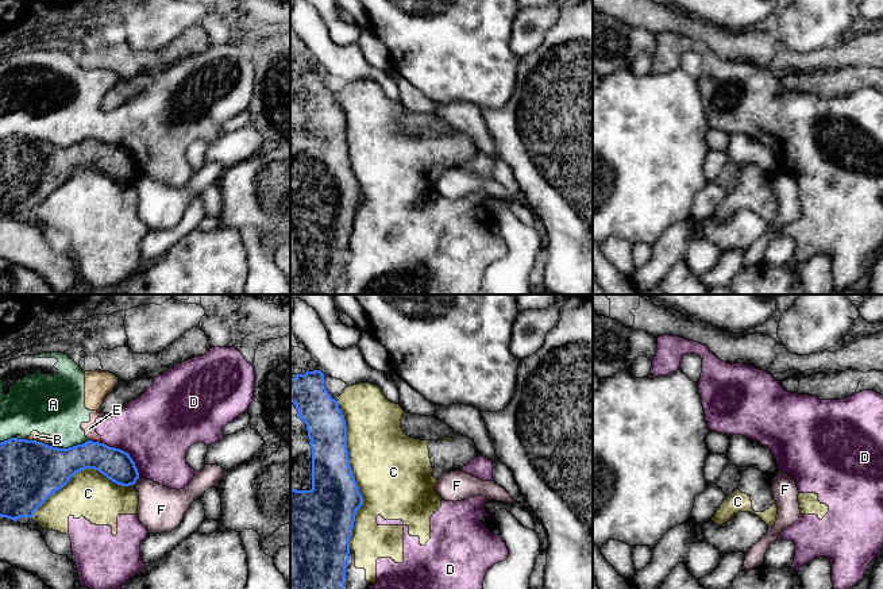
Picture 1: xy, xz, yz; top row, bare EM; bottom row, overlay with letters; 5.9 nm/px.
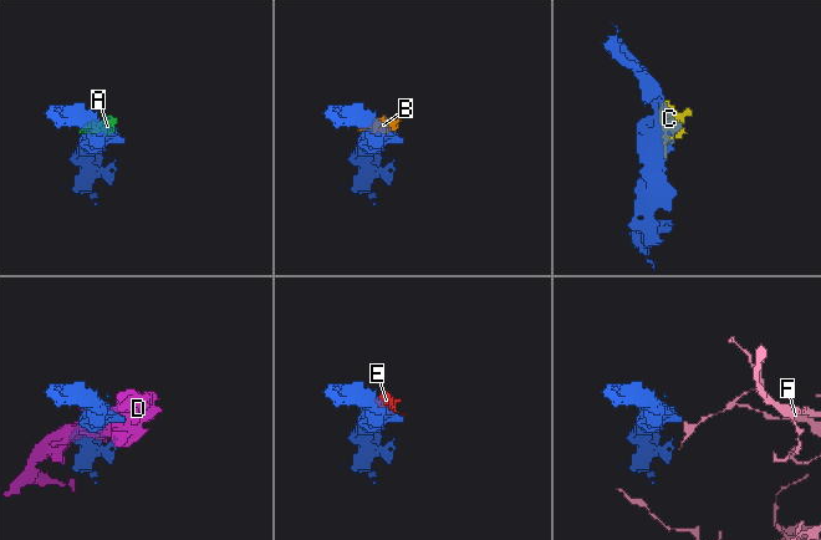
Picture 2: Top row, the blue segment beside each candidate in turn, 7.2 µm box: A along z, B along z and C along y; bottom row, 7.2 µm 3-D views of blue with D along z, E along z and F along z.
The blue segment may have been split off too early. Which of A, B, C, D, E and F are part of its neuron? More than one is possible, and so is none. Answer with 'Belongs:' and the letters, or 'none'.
Belongs: none

